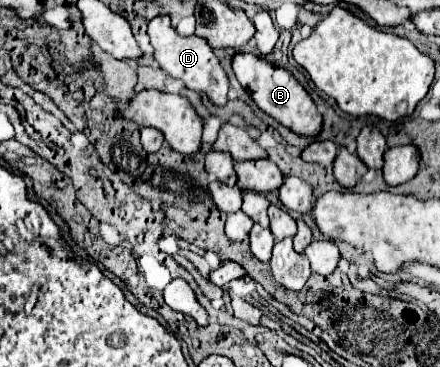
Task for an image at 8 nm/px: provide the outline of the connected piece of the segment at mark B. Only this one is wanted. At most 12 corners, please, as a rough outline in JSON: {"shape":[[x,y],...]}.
{"shape":[[238,53],[232,63],[256,105],[298,135],[322,117],[288,69]]}

